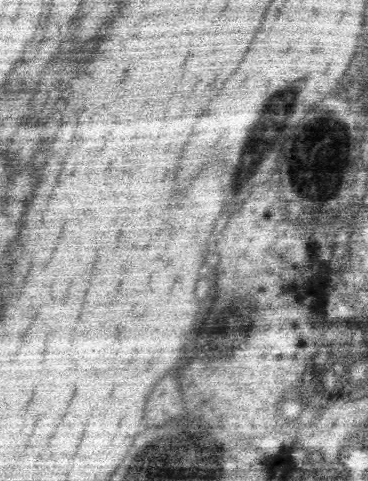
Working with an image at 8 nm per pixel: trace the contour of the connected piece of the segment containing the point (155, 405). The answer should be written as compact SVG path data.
M174 376L162 378L150 392L150 398L146 402L145 424L160 426L168 424L174 418L180 418L180 414L184 412L182 404L184 398L180 392L180 382Z

